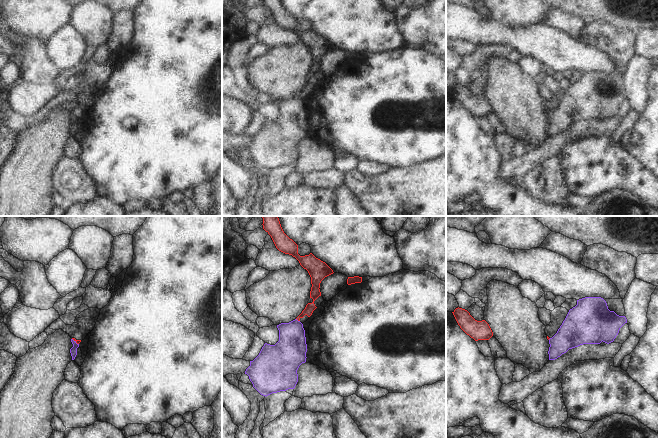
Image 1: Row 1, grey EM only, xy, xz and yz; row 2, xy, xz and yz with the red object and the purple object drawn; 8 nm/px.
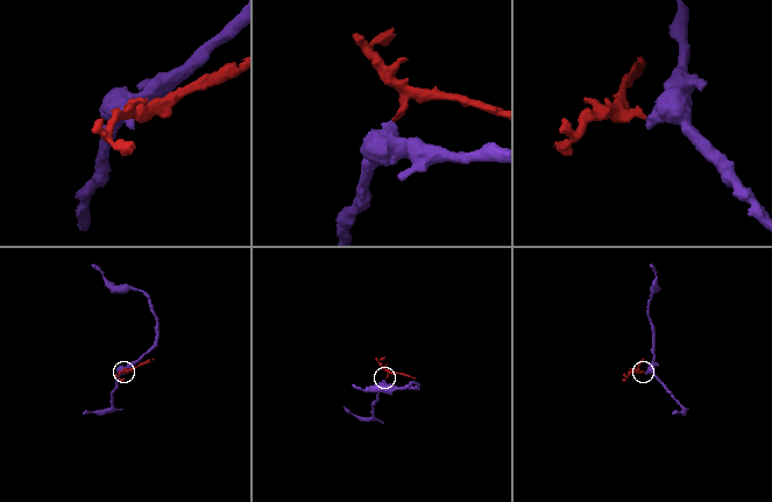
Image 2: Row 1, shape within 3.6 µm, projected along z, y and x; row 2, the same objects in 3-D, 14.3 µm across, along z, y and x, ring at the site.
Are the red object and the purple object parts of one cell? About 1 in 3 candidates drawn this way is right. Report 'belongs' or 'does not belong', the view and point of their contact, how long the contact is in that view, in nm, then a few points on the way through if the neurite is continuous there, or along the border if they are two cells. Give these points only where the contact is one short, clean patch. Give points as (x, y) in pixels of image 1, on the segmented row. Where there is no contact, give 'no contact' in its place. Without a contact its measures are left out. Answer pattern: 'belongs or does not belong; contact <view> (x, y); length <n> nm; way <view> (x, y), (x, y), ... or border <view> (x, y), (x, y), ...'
does not belong; contact xz (298, 320); length 40 nm; border xz (296, 318), (299, 321)

